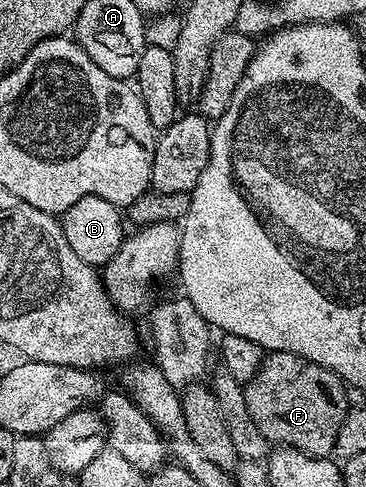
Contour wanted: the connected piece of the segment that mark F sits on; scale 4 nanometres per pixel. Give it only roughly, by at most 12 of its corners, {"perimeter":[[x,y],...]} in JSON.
{"perimeter":[[272,352],[244,387],[267,440],[334,452],[348,407],[335,372]]}

